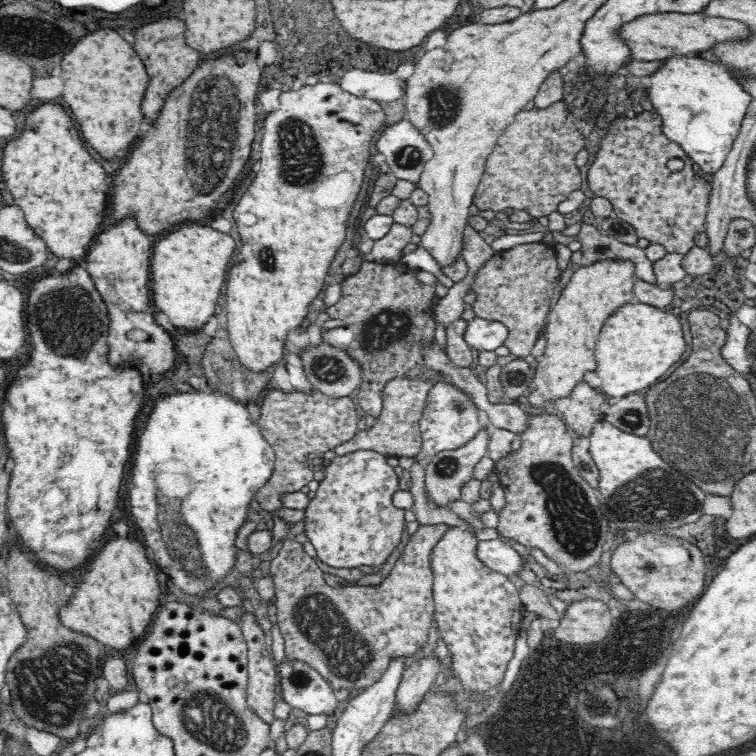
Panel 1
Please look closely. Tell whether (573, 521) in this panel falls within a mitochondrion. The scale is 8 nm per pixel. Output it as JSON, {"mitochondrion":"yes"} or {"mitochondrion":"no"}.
{"mitochondrion":"yes"}

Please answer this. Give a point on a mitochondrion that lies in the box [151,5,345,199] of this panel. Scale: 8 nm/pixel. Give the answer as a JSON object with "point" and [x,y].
{"point":[301,162]}

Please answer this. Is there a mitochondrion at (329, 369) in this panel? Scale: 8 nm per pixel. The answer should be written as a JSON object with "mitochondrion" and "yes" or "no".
{"mitochondrion":"yes"}

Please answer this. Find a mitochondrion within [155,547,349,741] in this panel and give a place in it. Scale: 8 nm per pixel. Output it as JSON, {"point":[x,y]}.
{"point":[298,679]}

